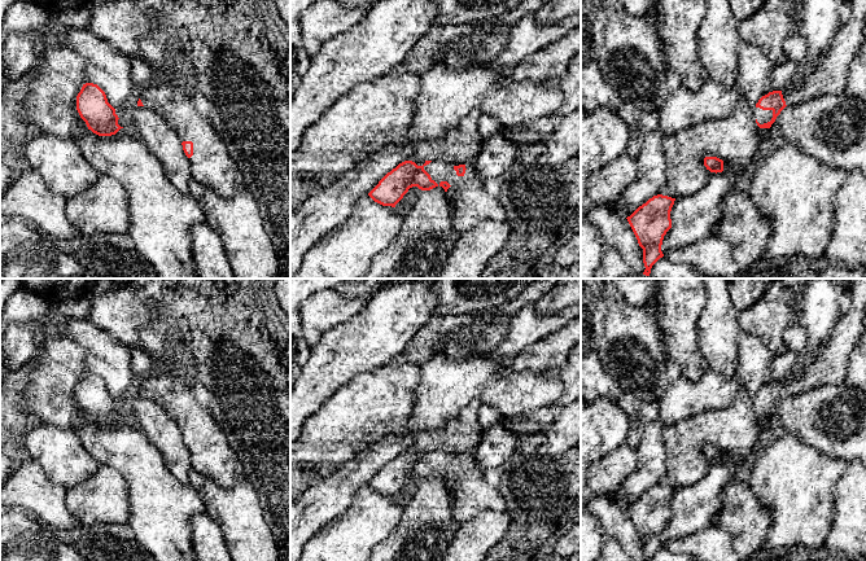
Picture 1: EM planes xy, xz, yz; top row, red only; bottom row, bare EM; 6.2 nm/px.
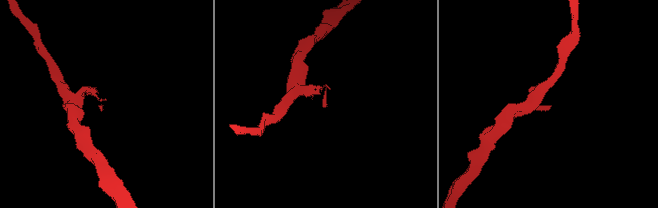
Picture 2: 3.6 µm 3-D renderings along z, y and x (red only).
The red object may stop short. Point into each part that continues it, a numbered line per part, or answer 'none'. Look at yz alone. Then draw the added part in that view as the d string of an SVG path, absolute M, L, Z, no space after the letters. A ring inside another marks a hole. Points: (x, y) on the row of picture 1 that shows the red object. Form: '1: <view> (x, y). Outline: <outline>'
1: yz (762, 117). Outline: M753 108L755 118L760 124L767 123L773 118L773 110L762 110L760 108Z

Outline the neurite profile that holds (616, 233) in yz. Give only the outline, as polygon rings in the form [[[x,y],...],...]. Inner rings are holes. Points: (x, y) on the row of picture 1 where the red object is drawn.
[[[589,203],[585,220],[598,228],[605,249],[621,255],[638,273],[644,272],[643,249],[626,218],[620,216],[609,207]]]

